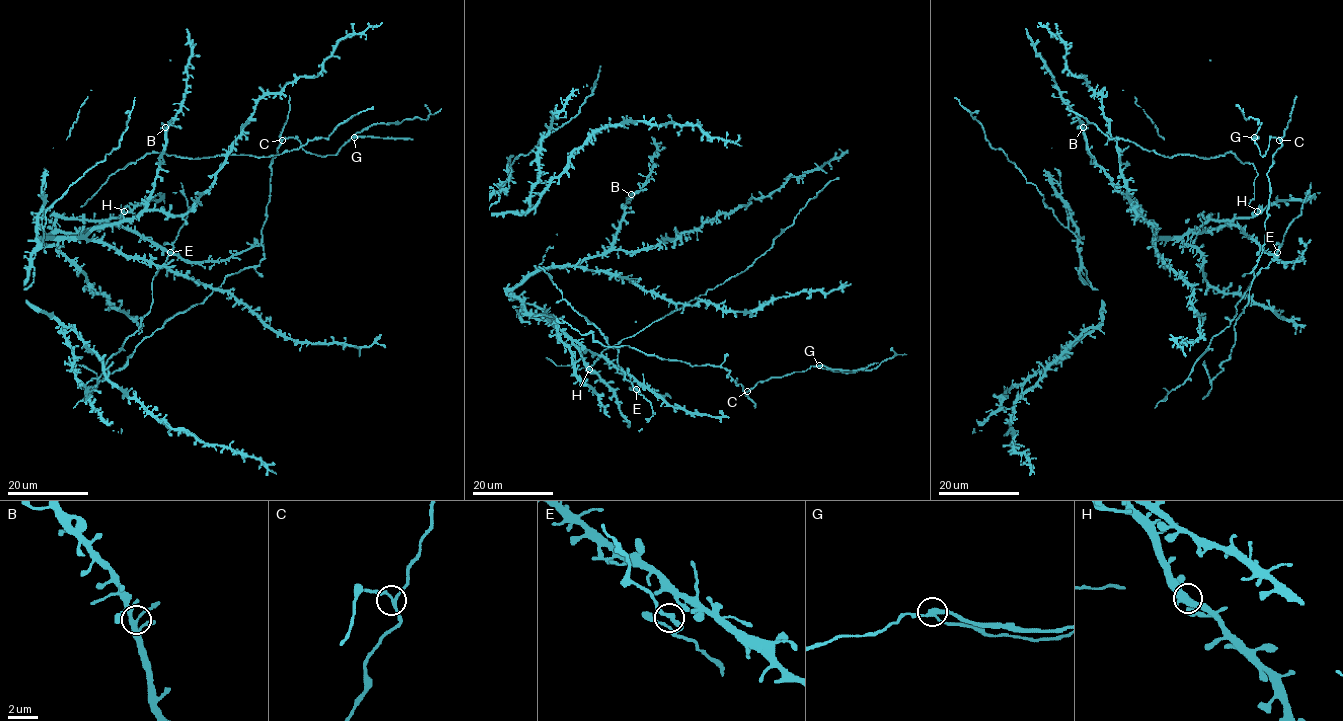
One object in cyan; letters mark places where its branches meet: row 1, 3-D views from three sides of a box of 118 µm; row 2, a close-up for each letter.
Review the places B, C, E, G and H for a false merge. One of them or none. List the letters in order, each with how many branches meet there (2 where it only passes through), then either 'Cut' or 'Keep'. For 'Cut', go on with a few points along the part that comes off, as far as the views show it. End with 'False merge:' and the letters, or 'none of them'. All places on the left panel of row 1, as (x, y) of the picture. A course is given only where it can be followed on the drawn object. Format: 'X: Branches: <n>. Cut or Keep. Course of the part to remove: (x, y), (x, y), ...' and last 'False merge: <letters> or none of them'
B: Branches: 4. Keep
C: Branches: 3. Keep
E: Branches: 3. Keep
G: Branches: 3. Cut. Course of the part to remove: (354, 137), (413, 140)
H: Branches: 3. Keep
False merge: G

